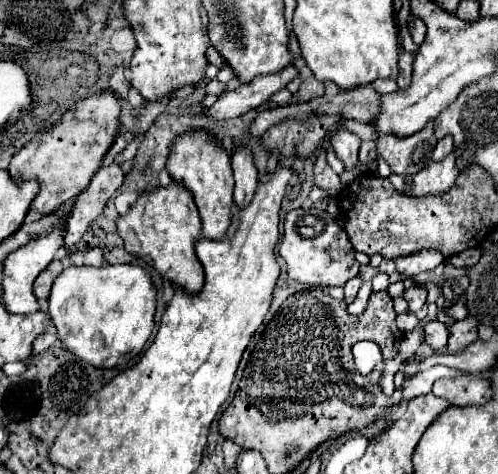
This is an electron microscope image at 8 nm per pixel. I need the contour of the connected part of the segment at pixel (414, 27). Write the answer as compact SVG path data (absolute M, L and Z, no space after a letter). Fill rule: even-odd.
M412 13L408 17L408 31L410 31L410 35L412 35L412 39L414 39L416 45L420 45L424 41L424 37L426 37L426 25L422 23L422 19L418 19Z

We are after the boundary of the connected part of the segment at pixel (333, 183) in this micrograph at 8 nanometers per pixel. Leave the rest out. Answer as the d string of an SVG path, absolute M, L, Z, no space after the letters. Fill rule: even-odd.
M322 147L322 151L316 157L314 163L314 185L328 191L330 197L336 197L342 191L342 183L340 177L332 171L332 167L326 163L326 149Z

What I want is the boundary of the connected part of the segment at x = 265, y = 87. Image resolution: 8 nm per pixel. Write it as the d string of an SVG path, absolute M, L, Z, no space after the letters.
M286 65L282 71L274 75L258 75L258 79L240 85L236 91L222 93L220 99L210 109L206 109L206 113L212 115L216 121L240 117L266 103L272 93L284 89L296 75L298 69L294 65Z

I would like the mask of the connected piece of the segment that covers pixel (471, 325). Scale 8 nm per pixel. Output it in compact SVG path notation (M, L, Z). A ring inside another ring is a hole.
M468 315L462 321L454 321L452 325L448 325L450 337L448 337L448 351L456 353L456 351L464 351L466 345L470 345L472 341L478 339L478 323L474 323L474 317Z

